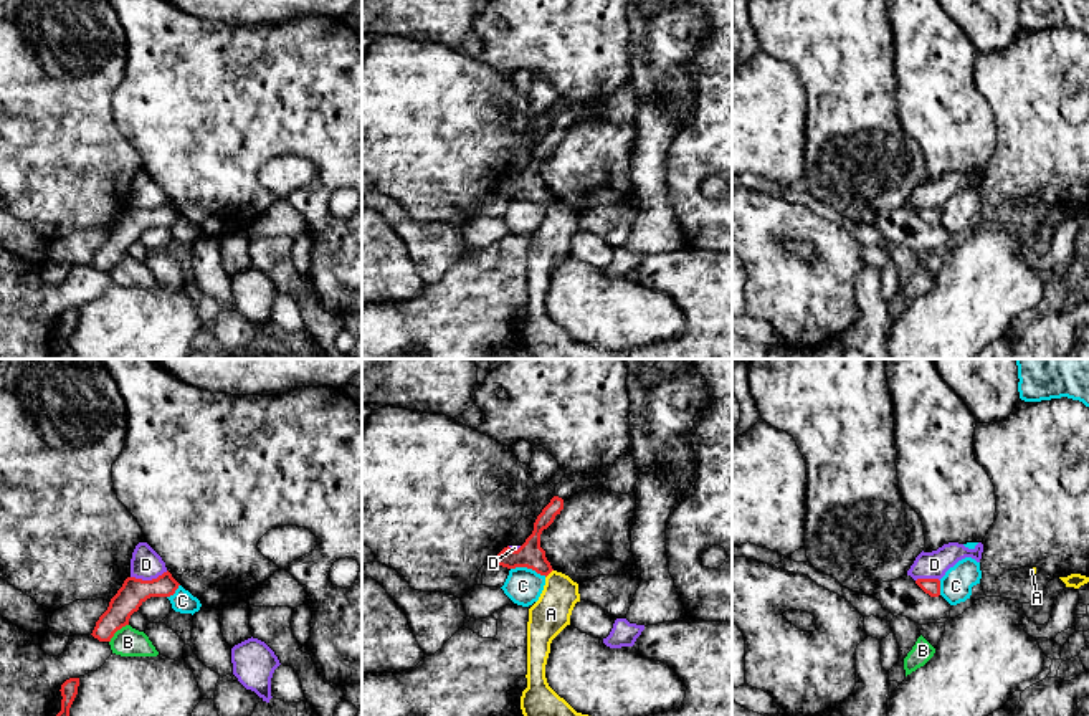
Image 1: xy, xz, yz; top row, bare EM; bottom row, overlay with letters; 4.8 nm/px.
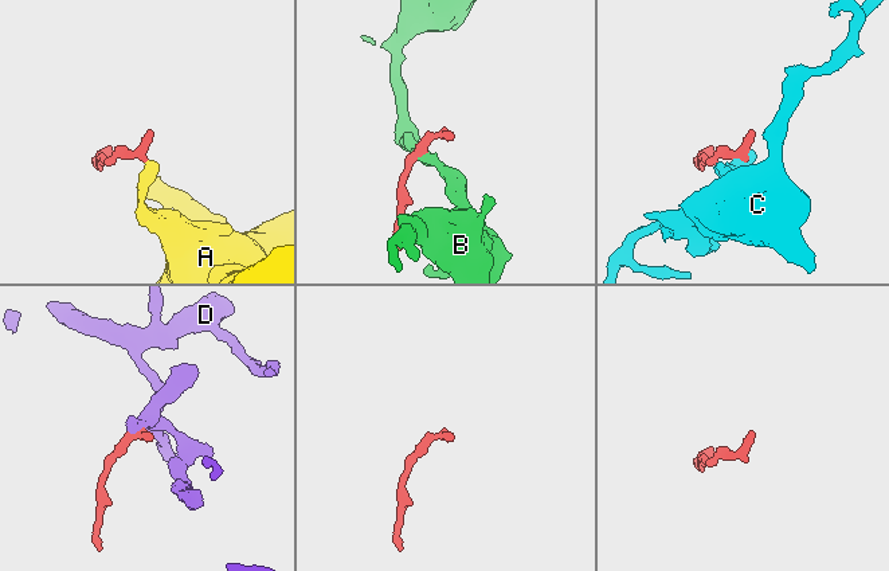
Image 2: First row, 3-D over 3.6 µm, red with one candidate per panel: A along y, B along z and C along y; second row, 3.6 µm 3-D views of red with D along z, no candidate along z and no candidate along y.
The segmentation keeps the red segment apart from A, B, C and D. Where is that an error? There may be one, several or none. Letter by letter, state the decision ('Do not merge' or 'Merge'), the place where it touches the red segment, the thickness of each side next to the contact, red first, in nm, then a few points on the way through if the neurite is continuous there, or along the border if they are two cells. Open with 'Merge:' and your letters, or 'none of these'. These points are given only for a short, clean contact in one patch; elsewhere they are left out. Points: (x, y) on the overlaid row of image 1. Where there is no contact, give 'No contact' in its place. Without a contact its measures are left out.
Merge: none of these
A: Do not merge. Touches red at xz (549, 572). Thickness 120 nm (red) against 190 nm. Boundary: xz (552, 569), (546, 577)
B: Do not merge. Touches red at xy (116, 630). Thickness 140 nm (red) against 140 nm. Boundary: xy (128, 624), (109, 642)
C: Do not merge. Touches red at xz (529, 568). Thickness 120 nm (red) against 180 nm. Boundary: xz (511, 568), (531, 568), (546, 576)
D: Do not merge. Touches red at xy (149, 581). Thickness 140 nm (red) against 150 nm. Boundary: xy (167, 571), (151, 579), (131, 577)

